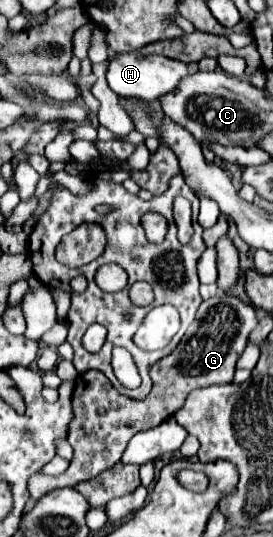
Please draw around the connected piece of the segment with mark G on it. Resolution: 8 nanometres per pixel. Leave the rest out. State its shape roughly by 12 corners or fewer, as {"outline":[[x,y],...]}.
{"outline":[[237,296],[201,302],[145,400],[99,370],[75,380],[69,468],[35,500],[95,478],[187,394],[233,380],[257,326]]}

